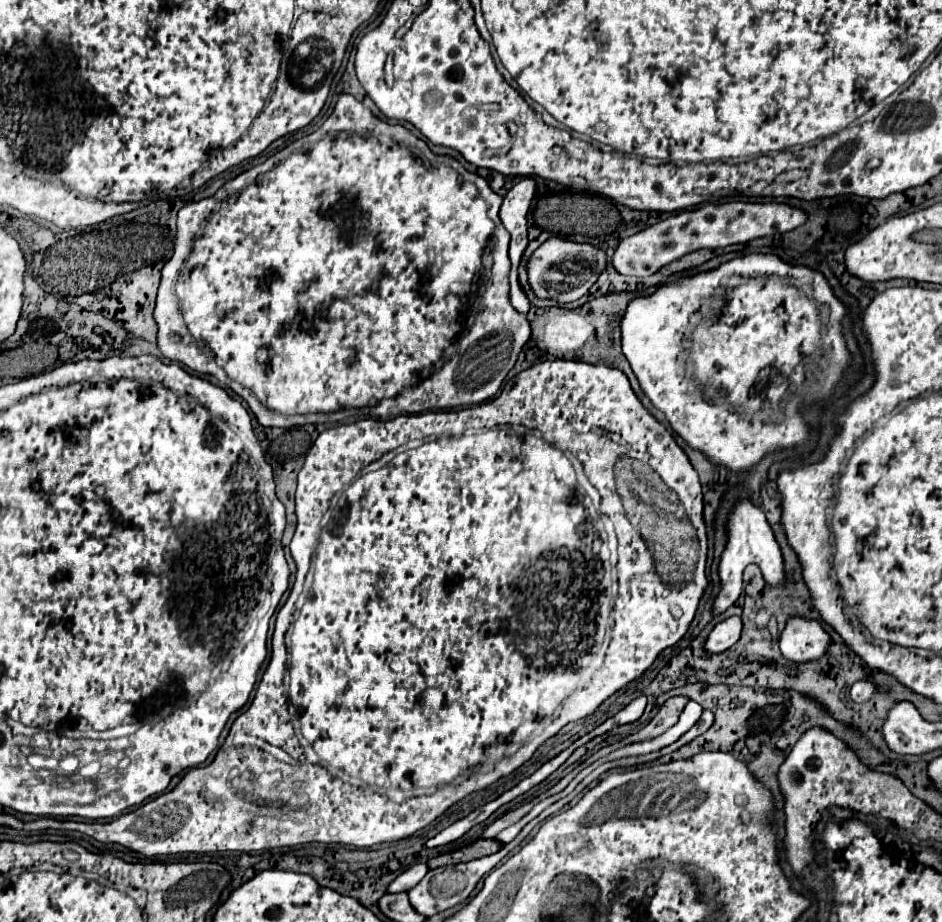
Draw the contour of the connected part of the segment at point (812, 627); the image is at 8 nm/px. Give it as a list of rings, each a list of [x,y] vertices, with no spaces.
[[[791,616],[781,632],[779,644],[787,660],[807,662],[819,659],[829,650],[831,636],[823,630],[819,620]]]

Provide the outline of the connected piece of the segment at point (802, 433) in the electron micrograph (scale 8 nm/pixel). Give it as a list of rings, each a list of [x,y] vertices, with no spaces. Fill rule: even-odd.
[[[755,252],[737,256],[691,278],[661,284],[651,296],[633,298],[621,318],[621,344],[643,392],[651,404],[665,414],[673,432],[679,434],[693,450],[705,454],[715,466],[723,466],[739,476],[745,476],[767,454],[809,440],[812,429],[805,423],[800,403],[796,412],[785,412],[784,403],[781,402],[791,394],[789,379],[800,367],[806,368],[806,380],[810,381],[810,387],[804,387],[804,394],[811,394],[810,402],[830,400],[837,380],[842,379],[851,362],[841,326],[847,312],[849,308],[833,294],[827,278],[821,272],[807,266],[791,266],[777,254]],[[735,274],[743,276],[741,284],[721,284]],[[799,286],[805,290],[809,288],[811,294],[805,294]],[[709,300],[715,302],[717,310],[713,320],[701,316],[701,320],[691,328],[691,314],[699,308],[709,308]],[[683,336],[689,338],[689,356],[681,346]]]

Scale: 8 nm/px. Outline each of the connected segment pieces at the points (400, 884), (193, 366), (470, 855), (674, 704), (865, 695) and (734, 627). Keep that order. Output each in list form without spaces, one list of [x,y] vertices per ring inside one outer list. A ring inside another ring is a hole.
[[[415,864],[415,866],[411,866],[409,870],[405,870],[403,874],[399,874],[389,884],[387,892],[407,892],[407,890],[411,890],[413,886],[417,886],[423,880],[423,876],[427,874],[427,870],[429,870],[427,864]]]
[[[341,94],[335,104],[333,114],[323,122],[323,126],[317,132],[301,140],[303,148],[297,148],[297,142],[293,142],[277,152],[275,156],[271,156],[269,160],[265,160],[263,164],[253,166],[251,170],[239,174],[235,180],[221,186],[213,196],[193,202],[185,206],[183,210],[179,210],[177,234],[173,240],[173,256],[161,268],[161,284],[159,284],[157,304],[153,310],[153,318],[159,326],[157,346],[165,358],[187,366],[193,374],[215,376],[221,384],[229,386],[242,398],[253,397],[246,402],[258,423],[264,427],[282,428],[282,414],[290,416],[283,418],[283,428],[291,428],[305,424],[330,423],[331,412],[349,410],[349,408],[359,408],[361,414],[367,412],[369,416],[375,416],[375,418],[389,418],[389,416],[399,416],[399,414],[419,414],[427,410],[475,406],[499,392],[507,372],[515,366],[521,348],[525,346],[525,342],[531,336],[531,322],[527,320],[527,316],[517,312],[509,300],[507,276],[511,270],[511,260],[509,260],[507,250],[509,250],[511,234],[505,230],[499,218],[499,208],[501,208],[503,198],[495,194],[489,188],[487,180],[477,174],[473,174],[473,182],[477,186],[473,182],[465,182],[451,166],[451,164],[459,164],[457,160],[449,156],[433,154],[429,146],[423,140],[419,140],[417,136],[415,138],[389,138],[389,134],[395,134],[395,126],[381,122],[377,116],[373,116],[369,108],[365,108],[351,94]],[[353,224],[357,226],[357,234],[361,234],[363,228],[369,224],[365,228],[365,234],[361,236],[361,240],[365,242],[345,242],[345,238],[353,240]],[[491,234],[493,234],[493,260],[495,262],[491,268],[491,278],[487,280],[487,286],[485,286],[483,310],[477,314],[473,326],[469,328],[469,334],[463,336],[463,340],[459,340],[457,352],[455,352],[455,340],[459,332],[463,330],[461,318],[465,318],[465,312],[467,312],[465,308],[467,292],[473,294],[479,272],[485,268],[483,258],[487,254],[487,244],[489,244]]]
[[[477,840],[471,846],[465,846],[465,860],[475,860],[475,858],[483,858],[487,854],[493,854],[501,848],[503,844],[499,840]]]
[[[673,696],[673,698],[669,698],[669,700],[659,708],[657,716],[655,716],[643,730],[639,730],[639,732],[633,734],[633,736],[627,736],[627,744],[639,742],[639,740],[647,740],[647,738],[655,738],[655,736],[667,732],[671,726],[677,724],[677,720],[679,720],[683,708],[687,706],[687,702],[689,702],[687,696]]]
[[[858,681],[854,683],[850,690],[850,698],[856,703],[865,703],[877,692],[877,686],[873,682]]]
[[[731,616],[731,618],[719,622],[713,628],[713,632],[709,634],[709,638],[705,642],[705,650],[711,654],[725,652],[727,648],[731,648],[739,640],[741,628],[743,628],[743,622],[739,620],[739,616]]]

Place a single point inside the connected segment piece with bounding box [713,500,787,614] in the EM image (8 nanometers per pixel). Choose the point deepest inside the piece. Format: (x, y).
(751, 539)

